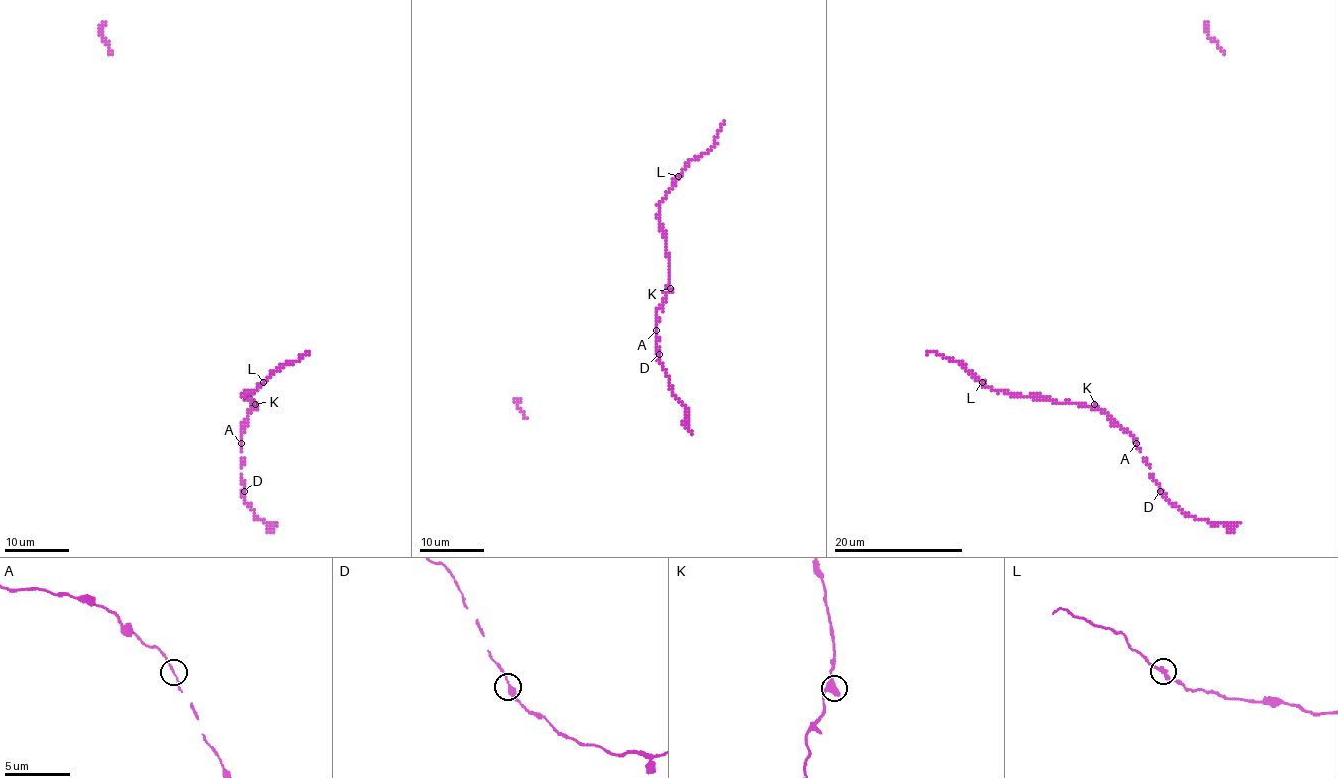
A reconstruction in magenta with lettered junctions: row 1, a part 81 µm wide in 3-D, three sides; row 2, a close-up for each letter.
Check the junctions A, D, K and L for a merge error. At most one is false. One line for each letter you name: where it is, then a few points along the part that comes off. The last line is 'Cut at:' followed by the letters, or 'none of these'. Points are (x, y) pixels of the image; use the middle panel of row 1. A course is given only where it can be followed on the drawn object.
Cut at: none of these

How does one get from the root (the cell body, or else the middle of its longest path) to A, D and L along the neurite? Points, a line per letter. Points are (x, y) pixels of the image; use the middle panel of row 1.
A: (670, 288), (665, 291), (665, 301), (657, 311), (655, 330)
D: (670, 288), (665, 291), (665, 301), (657, 311), (655, 343), (659, 354)
L: (670, 288), (670, 259), (659, 206), (678, 177)

